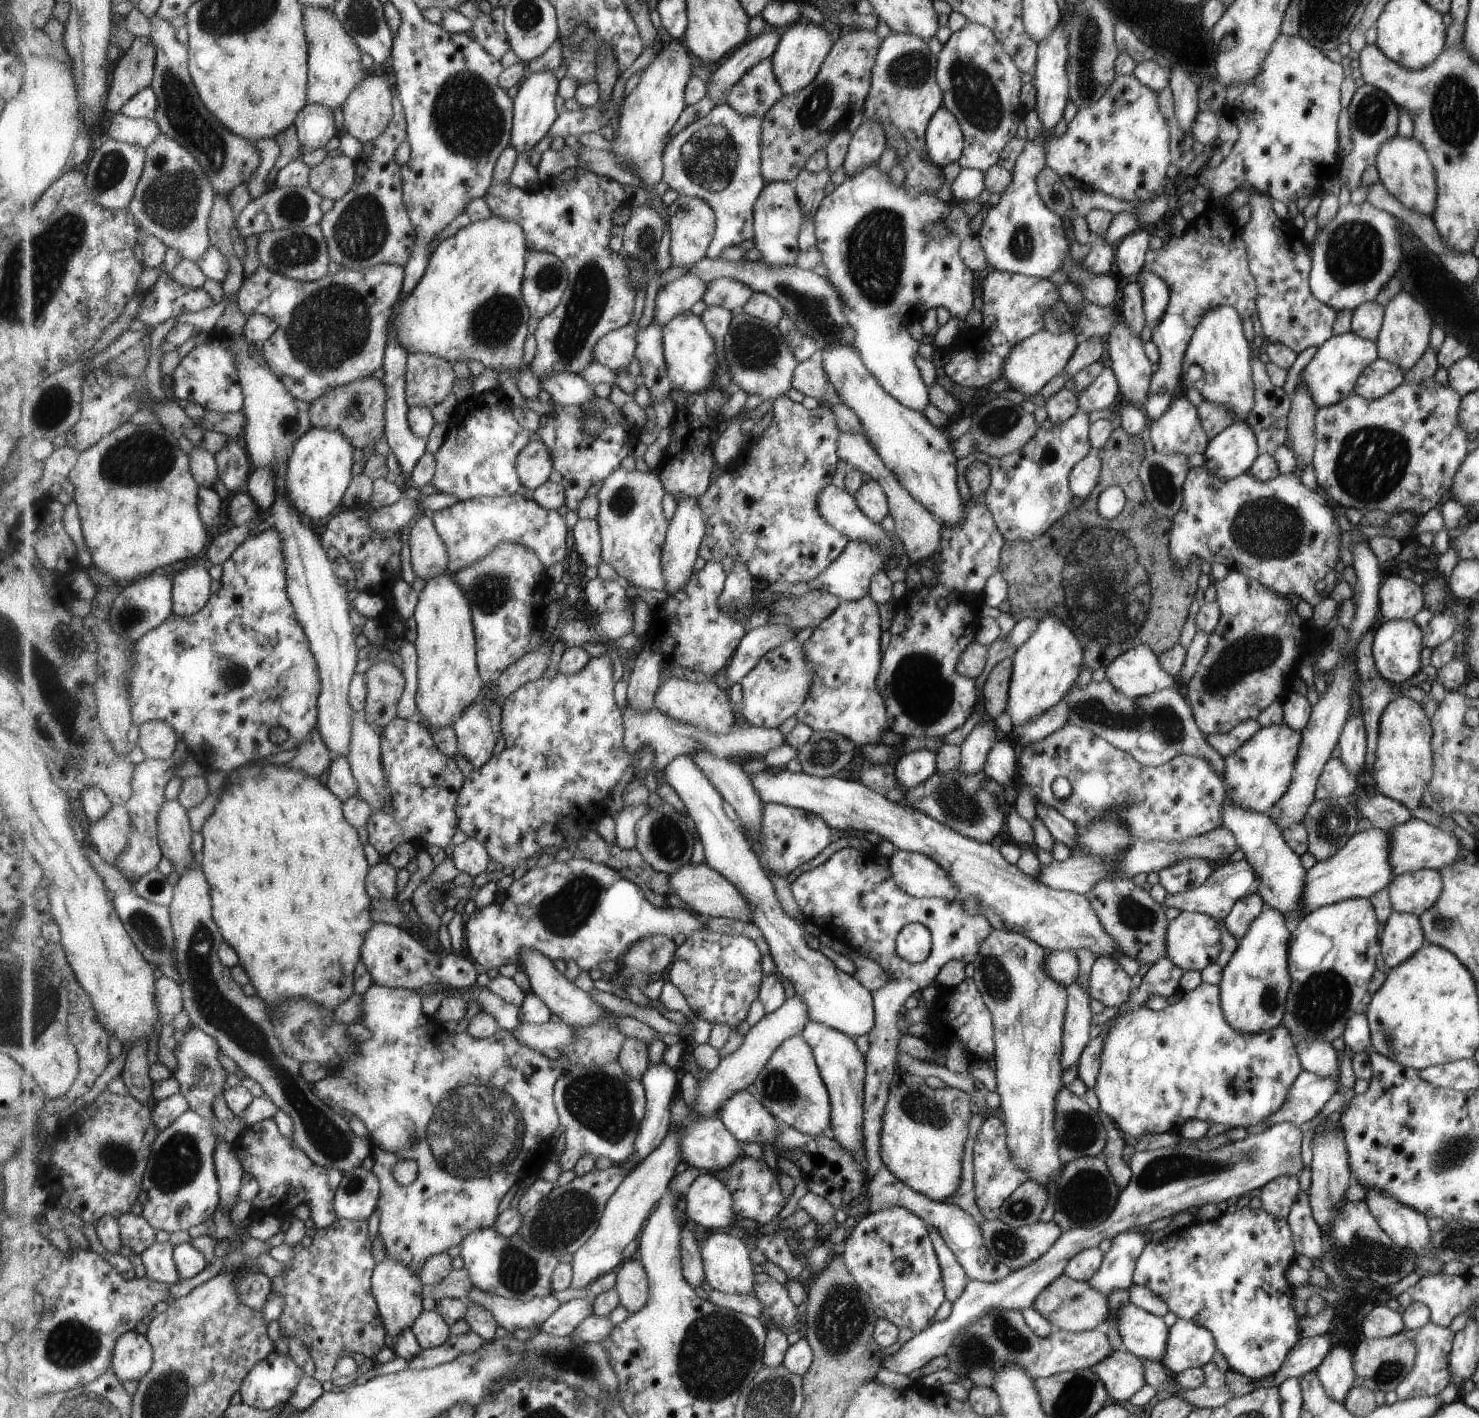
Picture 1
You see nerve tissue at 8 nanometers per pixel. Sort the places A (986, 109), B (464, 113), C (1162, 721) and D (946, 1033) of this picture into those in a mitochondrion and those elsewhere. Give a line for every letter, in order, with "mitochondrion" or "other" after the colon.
A: mitochondrion
B: mitochondrion
C: mitochondrion
D: other

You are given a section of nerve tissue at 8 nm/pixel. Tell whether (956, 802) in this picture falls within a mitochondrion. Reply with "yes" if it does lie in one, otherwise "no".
yes

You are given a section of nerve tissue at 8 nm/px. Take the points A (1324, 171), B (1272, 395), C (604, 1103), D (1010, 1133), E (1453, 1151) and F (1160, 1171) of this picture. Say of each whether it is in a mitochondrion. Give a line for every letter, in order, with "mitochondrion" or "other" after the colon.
A: other
B: other
C: mitochondrion
D: other
E: mitochondrion
F: mitochondrion

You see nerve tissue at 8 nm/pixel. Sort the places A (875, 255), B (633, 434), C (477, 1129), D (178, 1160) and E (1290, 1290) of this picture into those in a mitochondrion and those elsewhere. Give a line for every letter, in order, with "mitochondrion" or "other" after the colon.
A: mitochondrion
B: other
C: mitochondrion
D: mitochondrion
E: other

